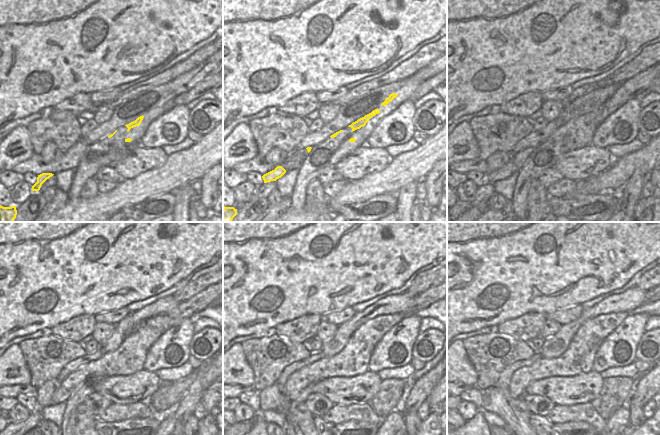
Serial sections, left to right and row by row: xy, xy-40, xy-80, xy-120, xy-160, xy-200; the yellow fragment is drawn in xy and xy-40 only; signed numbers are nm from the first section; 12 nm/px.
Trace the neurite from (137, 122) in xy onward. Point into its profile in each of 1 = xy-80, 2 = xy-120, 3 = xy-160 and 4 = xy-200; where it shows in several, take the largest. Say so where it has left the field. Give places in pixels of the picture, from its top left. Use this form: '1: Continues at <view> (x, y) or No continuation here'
1: Continues at xy-80 (586, 120)
2: Continues at xy-120 (147, 333)
3: Continues at xy-160 (365, 338)
4: Continues at xy-200 (590, 336)

